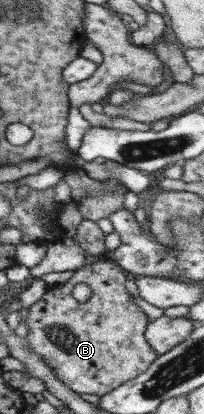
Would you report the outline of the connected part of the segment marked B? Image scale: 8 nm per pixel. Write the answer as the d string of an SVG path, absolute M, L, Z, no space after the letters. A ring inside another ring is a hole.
M92 259L75 269L64 283L47 288L41 298L28 308L29 313L25 318L27 335L24 337L27 348L33 354L41 356L41 360L55 372L55 378L79 396L87 394L101 397L129 379L139 376L156 358L155 351L143 336L148 323L146 316L127 293L123 271L115 262ZM75 284L89 286L91 295L87 301L78 302L71 297Z

